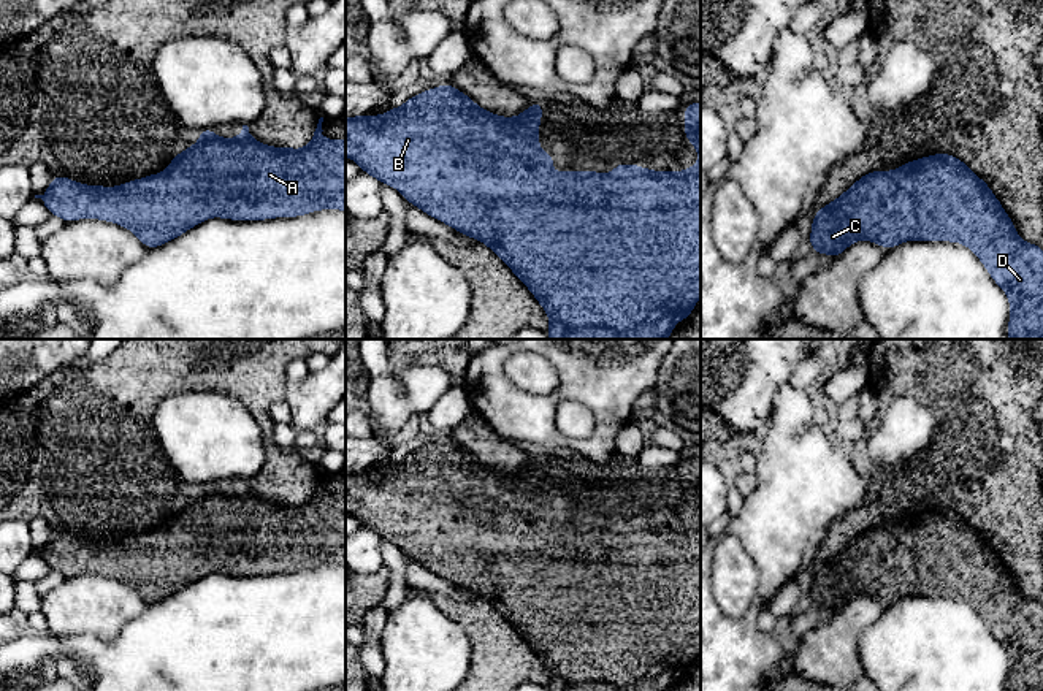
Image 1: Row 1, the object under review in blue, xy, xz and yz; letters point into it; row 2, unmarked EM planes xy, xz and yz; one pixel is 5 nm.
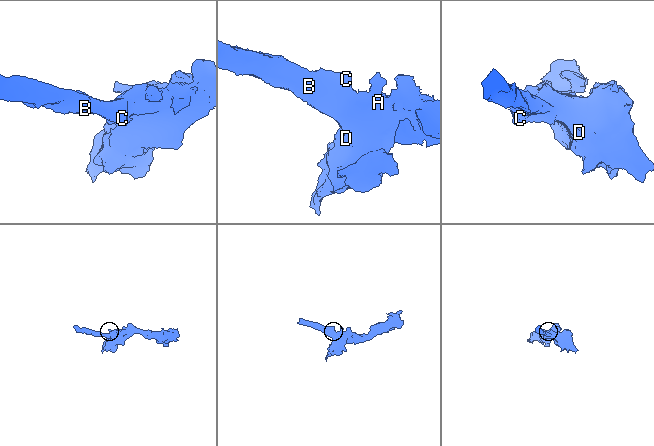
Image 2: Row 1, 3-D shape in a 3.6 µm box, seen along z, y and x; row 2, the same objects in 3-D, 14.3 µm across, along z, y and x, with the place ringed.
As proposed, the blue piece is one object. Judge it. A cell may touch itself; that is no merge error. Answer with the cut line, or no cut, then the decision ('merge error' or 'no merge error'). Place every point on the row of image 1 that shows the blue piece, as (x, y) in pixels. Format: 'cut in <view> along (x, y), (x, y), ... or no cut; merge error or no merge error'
no cut; no merge error

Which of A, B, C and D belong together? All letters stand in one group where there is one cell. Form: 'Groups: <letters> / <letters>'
Groups: A B C D

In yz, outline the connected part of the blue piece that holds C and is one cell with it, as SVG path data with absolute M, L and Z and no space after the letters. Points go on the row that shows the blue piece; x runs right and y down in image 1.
M927 155L907 162L894 171L867 173L840 198L815 212L810 246L816 254L829 254L835 258L858 239L877 242L884 249L896 247L908 239L956 241L970 247L1010 298L1008 339L1043 339L1043 250L1040 244L1027 244L1018 236L1011 219L989 185L954 155Z

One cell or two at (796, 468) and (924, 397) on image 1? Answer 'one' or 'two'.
two

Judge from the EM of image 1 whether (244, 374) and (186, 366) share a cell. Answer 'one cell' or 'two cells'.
one cell

